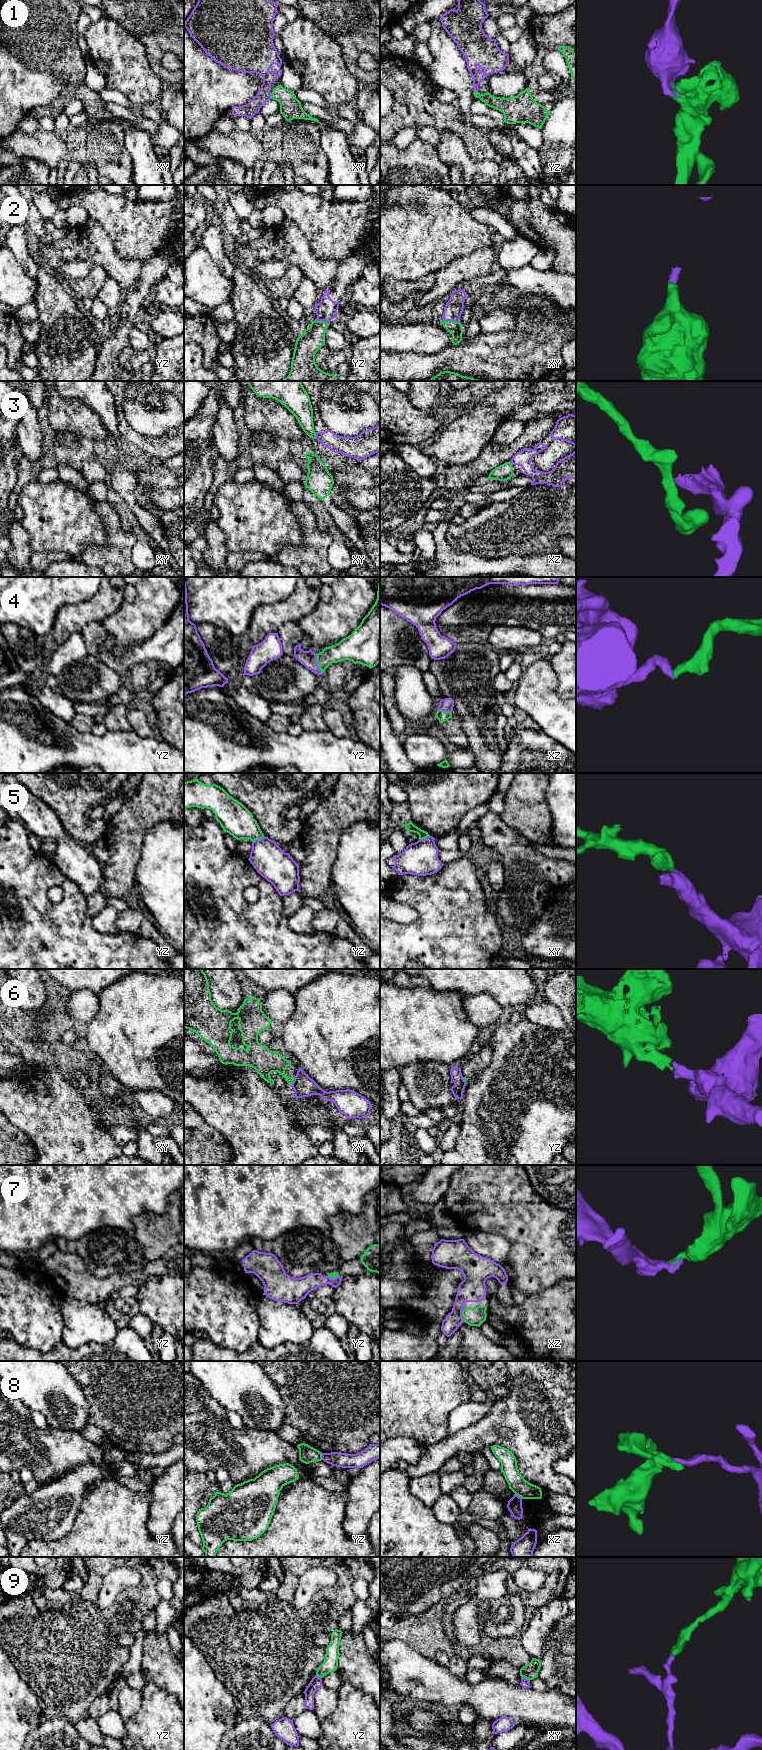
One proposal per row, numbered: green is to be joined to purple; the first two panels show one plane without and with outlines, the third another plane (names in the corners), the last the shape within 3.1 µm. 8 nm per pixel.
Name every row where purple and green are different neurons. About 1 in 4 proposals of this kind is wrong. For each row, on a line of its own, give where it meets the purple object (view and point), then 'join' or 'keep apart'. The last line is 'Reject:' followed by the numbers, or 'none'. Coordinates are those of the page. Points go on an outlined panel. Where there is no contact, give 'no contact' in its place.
1: contact xy (270, 96); join
2: contact xy (450, 320); join
3: contact xy (316, 435); keep apart
4: contact yz (317, 664); join
5: contact yz (258, 840); join
6: contact xy (293, 1081); keep apart
7: contact xz (461, 1315); join
8: contact xz (518, 1496); keep apart
9: contact xy (525, 1678); keep apart
Reject: 3, 6, 8, 9

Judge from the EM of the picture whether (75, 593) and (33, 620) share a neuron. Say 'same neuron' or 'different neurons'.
same neuron

